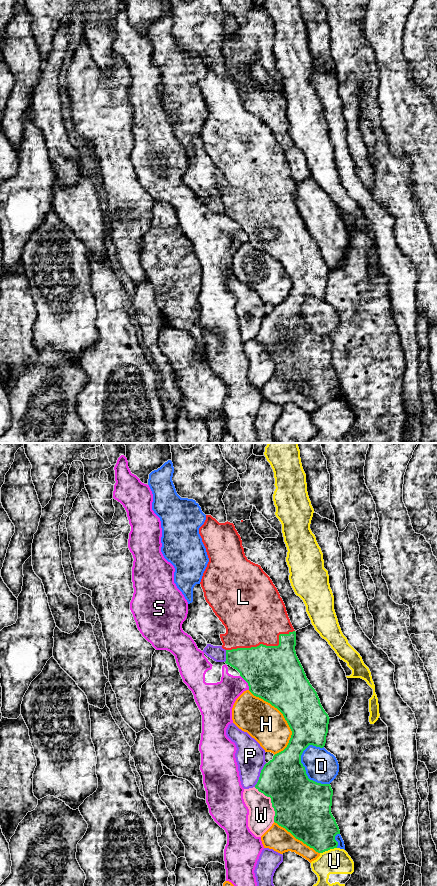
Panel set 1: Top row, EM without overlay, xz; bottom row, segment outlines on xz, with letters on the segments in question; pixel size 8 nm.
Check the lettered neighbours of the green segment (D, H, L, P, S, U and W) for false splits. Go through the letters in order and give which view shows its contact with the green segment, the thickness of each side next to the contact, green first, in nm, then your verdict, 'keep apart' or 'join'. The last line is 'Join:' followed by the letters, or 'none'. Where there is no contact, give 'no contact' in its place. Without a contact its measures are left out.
D: xz | 400/260 nm | keep apart
H: xz | 360/300 nm | keep apart
L: xz | 440/460 nm | join
P: xz | 360/240 nm | keep apart
S: xz | 440/240 nm | keep apart
U: xz | 340/200 nm | keep apart
W: xz | 440/200 nm | keep apart
Join: L

